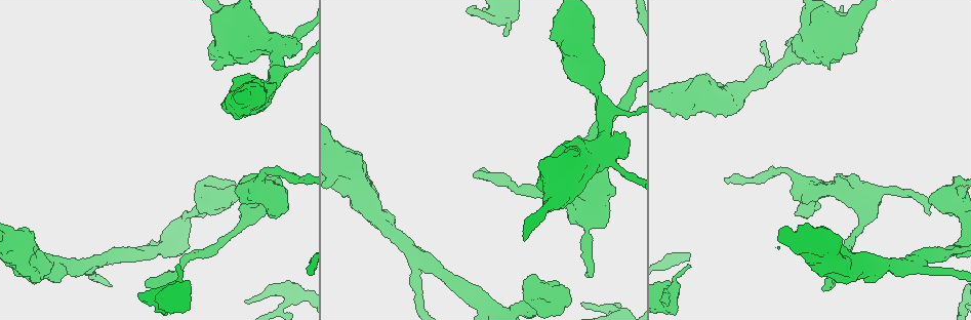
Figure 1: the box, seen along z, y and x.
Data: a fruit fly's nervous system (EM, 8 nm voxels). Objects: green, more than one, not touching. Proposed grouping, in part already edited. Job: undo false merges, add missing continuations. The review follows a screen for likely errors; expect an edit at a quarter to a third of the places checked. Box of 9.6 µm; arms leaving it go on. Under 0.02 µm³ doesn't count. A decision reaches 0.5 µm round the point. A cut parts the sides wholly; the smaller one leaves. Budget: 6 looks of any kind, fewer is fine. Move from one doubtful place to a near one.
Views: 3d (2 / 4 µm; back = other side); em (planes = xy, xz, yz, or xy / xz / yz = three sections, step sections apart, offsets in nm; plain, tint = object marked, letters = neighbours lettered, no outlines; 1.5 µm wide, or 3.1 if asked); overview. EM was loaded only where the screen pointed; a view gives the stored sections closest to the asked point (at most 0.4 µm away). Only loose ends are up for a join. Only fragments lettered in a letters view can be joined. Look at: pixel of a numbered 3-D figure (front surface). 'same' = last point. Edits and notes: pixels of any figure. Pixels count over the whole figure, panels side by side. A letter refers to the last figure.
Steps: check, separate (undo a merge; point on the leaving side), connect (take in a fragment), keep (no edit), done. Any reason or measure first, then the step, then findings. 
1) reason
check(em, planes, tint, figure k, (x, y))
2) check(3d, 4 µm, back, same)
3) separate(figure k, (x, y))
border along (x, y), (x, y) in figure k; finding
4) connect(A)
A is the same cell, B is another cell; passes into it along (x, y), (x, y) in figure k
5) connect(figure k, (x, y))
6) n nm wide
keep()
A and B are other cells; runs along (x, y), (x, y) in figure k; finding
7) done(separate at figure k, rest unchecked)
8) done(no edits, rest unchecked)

a fork
check(em, xy, step 4, tint, figure 1, (591, 77))

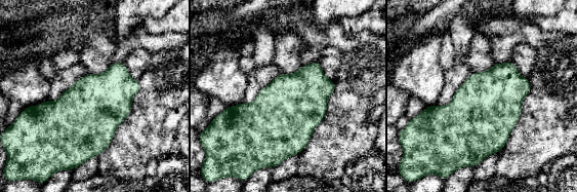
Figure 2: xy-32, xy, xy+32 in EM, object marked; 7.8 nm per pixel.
check(em, planes, letters, same)

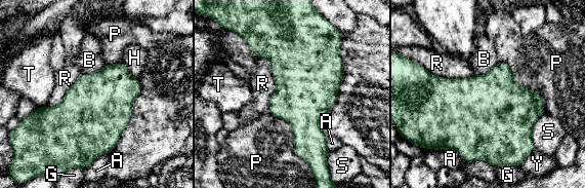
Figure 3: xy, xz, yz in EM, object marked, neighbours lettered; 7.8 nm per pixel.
keep()
A, B, G, H, P, R, S, T and Y are other cells; border along (499, 61), (541, 95), (544, 112) in figure 3; one neuron here

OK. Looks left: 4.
free end
check(3d, 4 µm, figure 1, (586, 276))

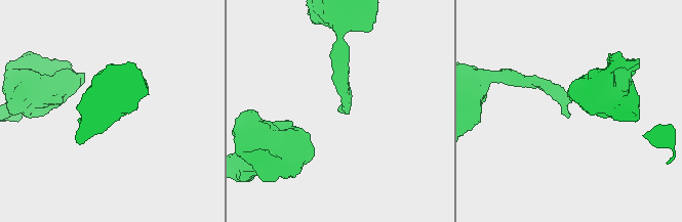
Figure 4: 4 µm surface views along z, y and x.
now the EM
check(em, planes, letters, figure 4, (568, 117))

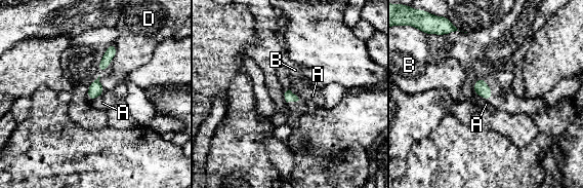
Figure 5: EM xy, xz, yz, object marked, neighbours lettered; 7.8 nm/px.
A touches over 140 nm
keep()
A, B and D are other cells; border along (105, 90), (91, 101) in figure 5; no lettered fragment goes on from it

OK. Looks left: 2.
done(no edits, rest unchecked)

